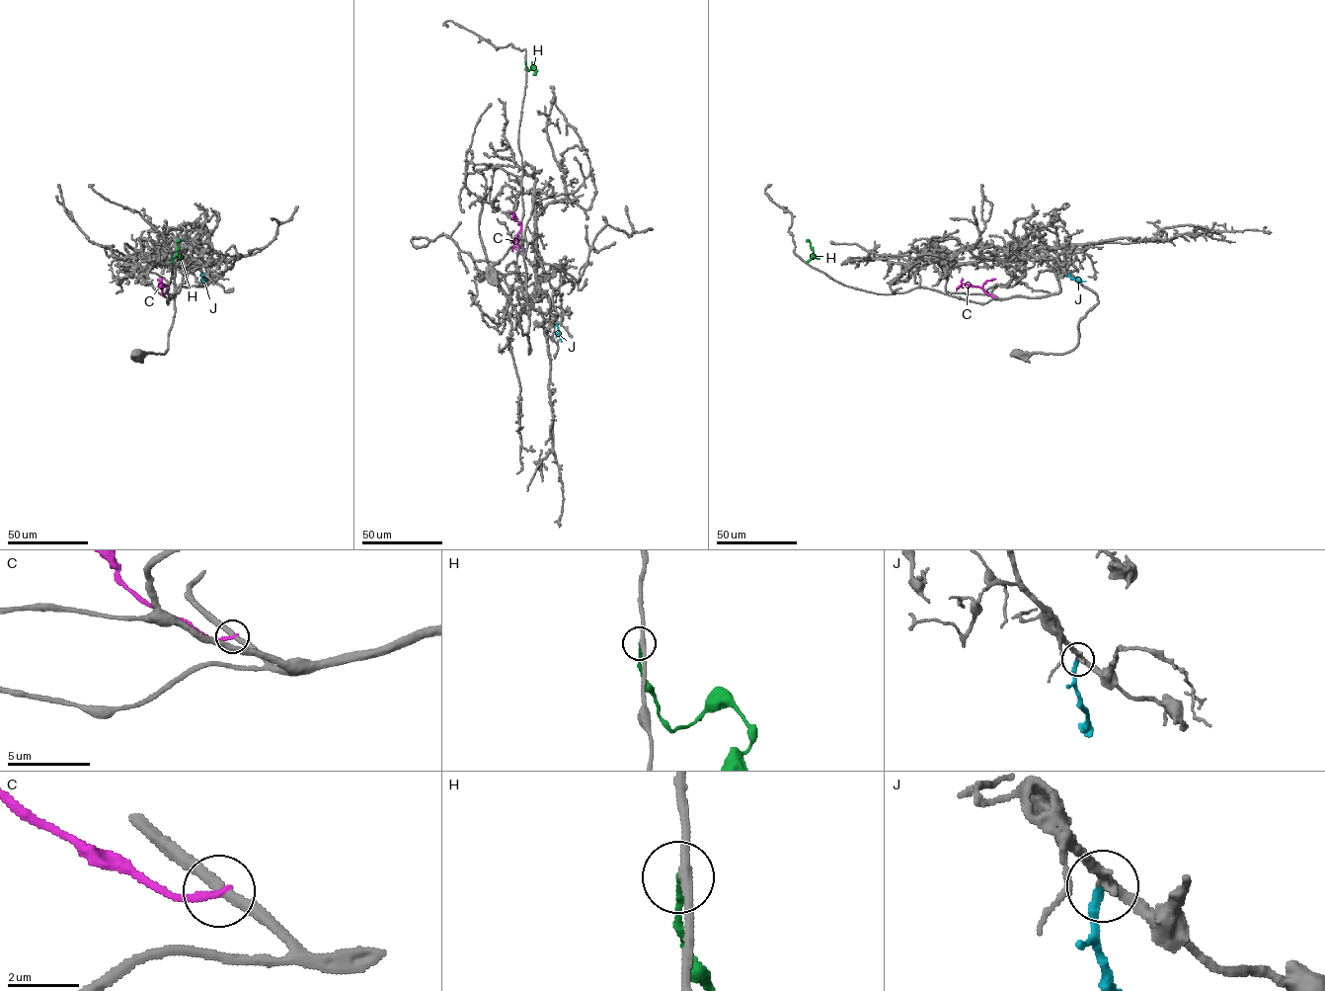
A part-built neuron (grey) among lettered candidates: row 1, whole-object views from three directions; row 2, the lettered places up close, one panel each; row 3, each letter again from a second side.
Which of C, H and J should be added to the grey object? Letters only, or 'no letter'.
J

